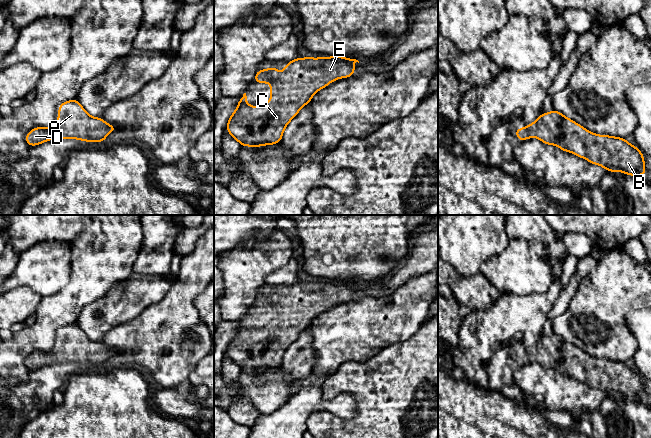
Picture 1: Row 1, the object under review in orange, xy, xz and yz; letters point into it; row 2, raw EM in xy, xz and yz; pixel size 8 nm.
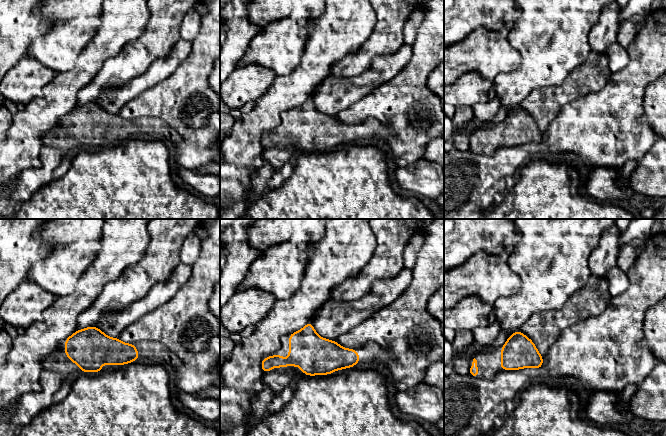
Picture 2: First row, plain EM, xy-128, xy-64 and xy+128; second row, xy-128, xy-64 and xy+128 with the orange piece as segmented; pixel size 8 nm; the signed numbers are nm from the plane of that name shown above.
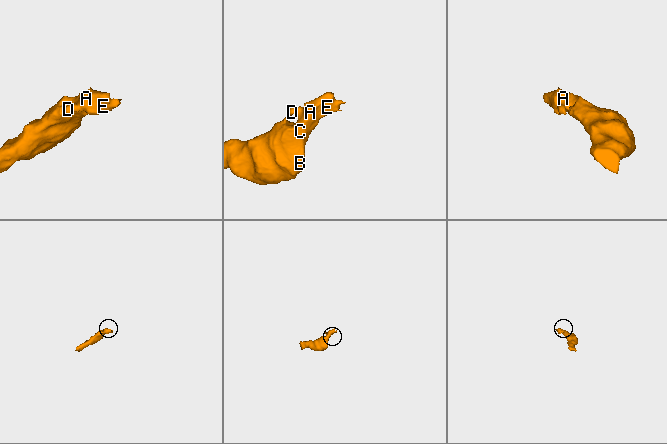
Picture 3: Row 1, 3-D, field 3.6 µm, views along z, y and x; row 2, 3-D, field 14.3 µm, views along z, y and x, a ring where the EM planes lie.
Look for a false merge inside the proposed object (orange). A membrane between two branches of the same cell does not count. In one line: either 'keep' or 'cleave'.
keep

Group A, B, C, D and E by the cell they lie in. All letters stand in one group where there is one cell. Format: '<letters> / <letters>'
A B C D E

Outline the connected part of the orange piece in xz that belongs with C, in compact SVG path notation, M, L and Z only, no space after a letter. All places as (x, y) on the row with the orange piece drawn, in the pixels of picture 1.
M339 55L296 58L287 62L281 78L276 67L258 70L254 82L271 84L270 100L263 107L249 106L244 93L226 130L245 147L281 142L285 127L304 105L310 104L312 96L330 82L353 76L356 62Z

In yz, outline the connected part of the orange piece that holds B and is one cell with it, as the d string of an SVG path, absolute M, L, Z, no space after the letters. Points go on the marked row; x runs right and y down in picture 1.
M554 109L540 114L535 122L525 128L516 129L515 134L520 142L537 137L547 145L558 146L562 151L571 152L592 164L600 165L606 171L619 171L632 176L643 176L646 173L643 153L637 146L632 146L625 138L596 135Z

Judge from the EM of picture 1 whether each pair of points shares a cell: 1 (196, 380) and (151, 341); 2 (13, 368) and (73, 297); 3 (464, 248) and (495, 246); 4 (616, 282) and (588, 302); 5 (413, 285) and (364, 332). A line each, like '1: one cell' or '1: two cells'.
1: two cells
2: one cell
3: one cell
4: one cell
5: one cell

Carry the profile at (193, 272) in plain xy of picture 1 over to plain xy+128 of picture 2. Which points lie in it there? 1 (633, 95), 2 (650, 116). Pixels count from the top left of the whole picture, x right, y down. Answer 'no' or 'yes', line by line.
1: yes
2: no

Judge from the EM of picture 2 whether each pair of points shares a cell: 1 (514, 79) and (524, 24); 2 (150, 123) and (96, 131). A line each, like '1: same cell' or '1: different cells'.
1: same cell
2: same cell

